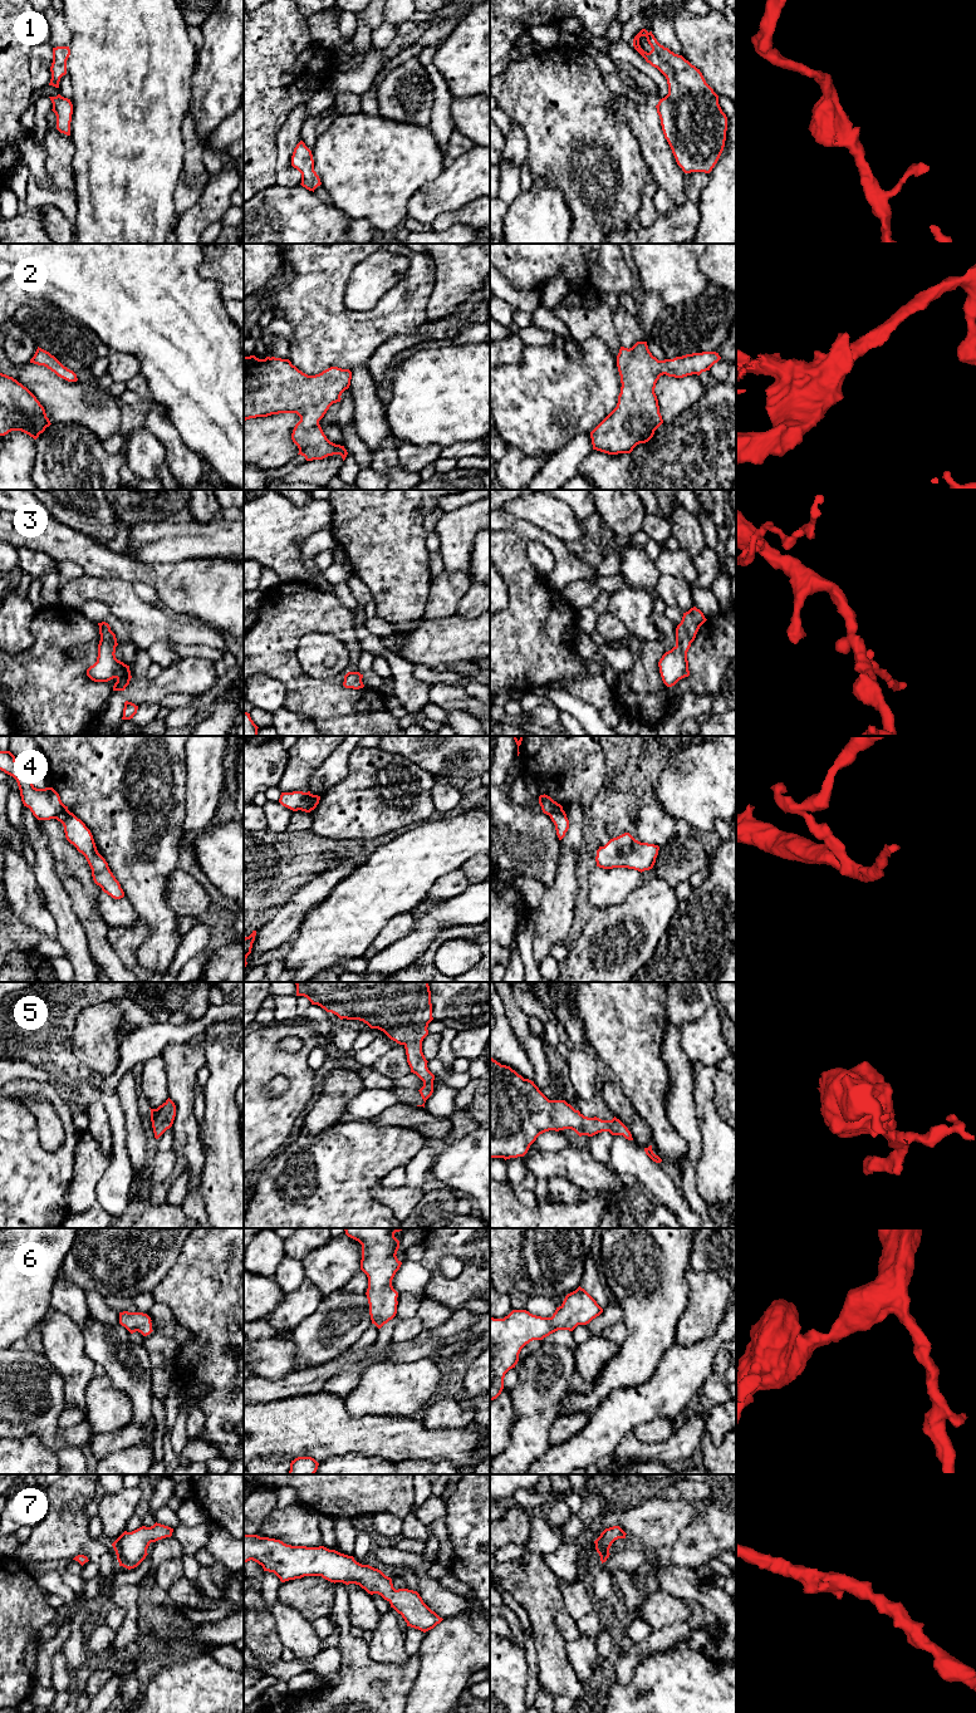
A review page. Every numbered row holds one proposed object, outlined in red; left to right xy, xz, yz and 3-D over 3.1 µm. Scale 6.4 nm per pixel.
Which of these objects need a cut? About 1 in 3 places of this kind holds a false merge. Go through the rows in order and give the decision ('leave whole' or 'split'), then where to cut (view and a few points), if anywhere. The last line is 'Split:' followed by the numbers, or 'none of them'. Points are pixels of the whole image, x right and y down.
1: leave whole; no cut
2: leave whole; no cut
3: leave whole; no cut
4: split; cut in xz along (312, 794), (299, 809)
5: leave whole; no cut
6: leave whole; no cut
7: leave whole; no cut
Split: 4

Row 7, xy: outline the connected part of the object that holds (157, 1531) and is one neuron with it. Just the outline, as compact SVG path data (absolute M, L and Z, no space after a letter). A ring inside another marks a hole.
M155 1523L151 1527L142 1526L132 1532L124 1531L113 1543L119 1566L128 1570L137 1567L148 1555L151 1542L171 1537L173 1528Z

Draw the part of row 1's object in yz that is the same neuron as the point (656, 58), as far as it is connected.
M642 29L633 39L634 49L657 68L667 79L668 94L656 105L661 119L662 131L677 165L685 173L710 173L717 163L726 141L727 117L718 104L718 95L706 83L702 73L682 55L675 54L661 45L652 31ZM646 36L652 50L644 51L639 38Z

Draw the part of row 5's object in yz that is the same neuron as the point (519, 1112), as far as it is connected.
M490 1056L490 1158L506 1160L524 1157L540 1134L564 1129L572 1129L579 1137L609 1132L633 1140L628 1128L615 1116L612 1120L588 1118L565 1100L549 1100L534 1081L524 1079L510 1066L501 1065Z

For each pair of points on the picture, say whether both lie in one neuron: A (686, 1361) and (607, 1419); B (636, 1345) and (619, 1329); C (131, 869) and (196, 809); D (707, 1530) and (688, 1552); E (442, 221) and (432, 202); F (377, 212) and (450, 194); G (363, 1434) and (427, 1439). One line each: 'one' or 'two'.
A: one
B: two
C: two
D: one
E: two
F: two
G: one

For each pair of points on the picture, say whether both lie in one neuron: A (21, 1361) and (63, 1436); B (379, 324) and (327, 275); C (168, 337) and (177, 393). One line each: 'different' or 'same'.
A: different
B: same
C: same

